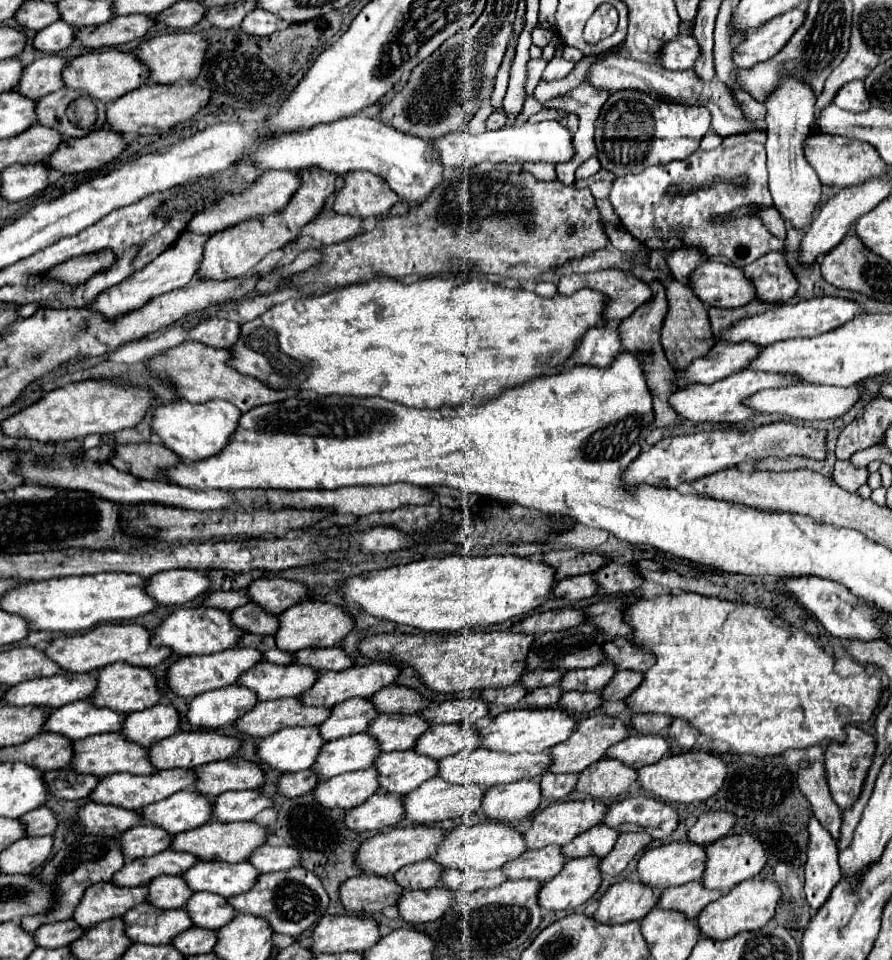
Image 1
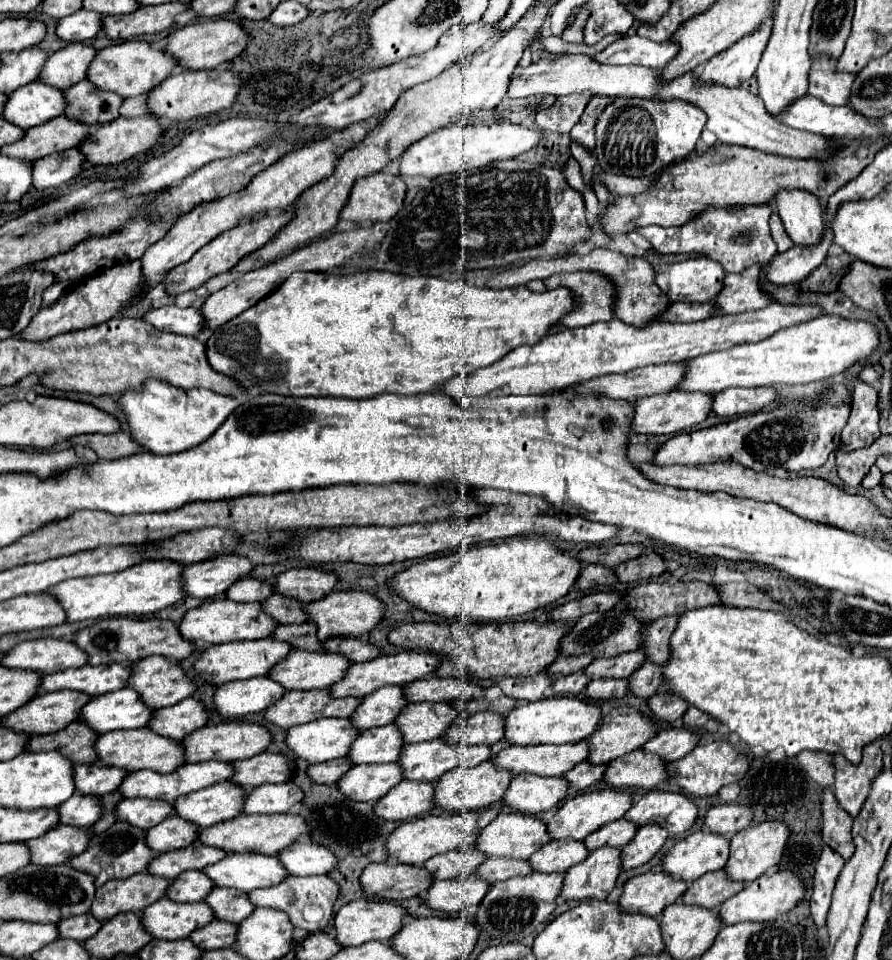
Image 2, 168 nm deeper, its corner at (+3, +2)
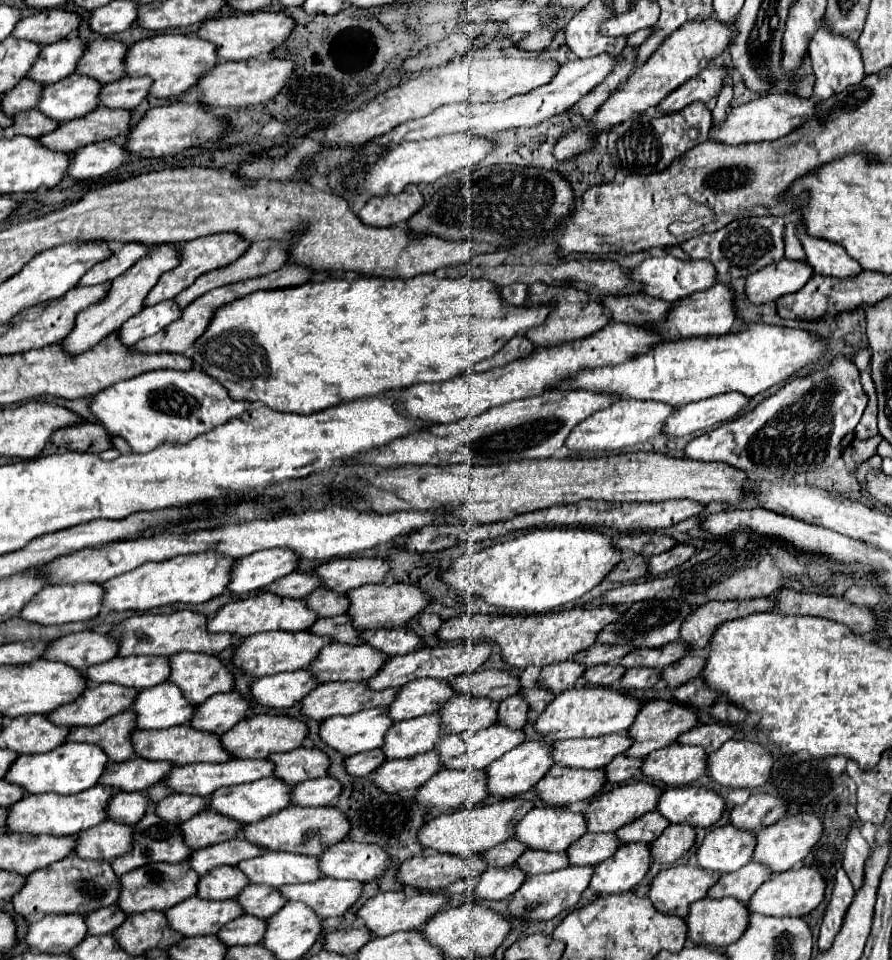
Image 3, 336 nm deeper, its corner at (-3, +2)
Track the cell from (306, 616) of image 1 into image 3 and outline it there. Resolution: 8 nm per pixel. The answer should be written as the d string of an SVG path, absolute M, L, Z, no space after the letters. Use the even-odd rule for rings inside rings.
M392 583L392 585L364 585L350 591L350 609L348 615L352 617L354 625L360 631L366 629L388 629L388 627L400 627L406 625L412 617L416 617L426 605L430 603L430 597L422 591L422 587L410 585L410 583Z

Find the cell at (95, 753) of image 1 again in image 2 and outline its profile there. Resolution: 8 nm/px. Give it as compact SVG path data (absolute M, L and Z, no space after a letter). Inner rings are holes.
M148 727L98 735L94 749L98 753L98 761L102 761L106 767L119 767L129 772L152 769L156 773L172 773L176 767L184 763L184 749L180 747L180 743L152 733Z

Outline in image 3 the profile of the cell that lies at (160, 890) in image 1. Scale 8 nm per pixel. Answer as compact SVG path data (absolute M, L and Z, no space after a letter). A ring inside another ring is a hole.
M218 867L200 877L198 897L202 899L234 899L250 881L238 867Z

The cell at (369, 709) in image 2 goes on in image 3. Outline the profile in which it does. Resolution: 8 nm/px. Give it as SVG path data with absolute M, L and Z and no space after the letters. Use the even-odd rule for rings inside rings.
M416 679L400 689L390 705L390 717L404 721L428 713L438 713L442 705L458 693L444 679Z

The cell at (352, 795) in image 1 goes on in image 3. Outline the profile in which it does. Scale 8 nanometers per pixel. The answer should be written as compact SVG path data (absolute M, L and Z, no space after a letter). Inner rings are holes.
M438 751L420 753L408 759L386 761L372 773L374 783L386 793L398 793L404 789L420 789L432 775L442 771Z

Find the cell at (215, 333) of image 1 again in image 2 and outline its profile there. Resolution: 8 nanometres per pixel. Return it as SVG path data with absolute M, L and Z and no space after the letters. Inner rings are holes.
M168 305L146 313L144 319L160 331L170 331L170 333L190 335L190 337L198 337L206 329L204 315L194 307L180 309L176 305Z

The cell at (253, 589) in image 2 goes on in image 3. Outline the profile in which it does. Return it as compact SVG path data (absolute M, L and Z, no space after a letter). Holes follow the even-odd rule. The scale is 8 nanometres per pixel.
M294 571L288 577L278 579L276 583L272 583L270 587L266 587L268 591L282 595L282 597L294 597L294 599L302 599L308 597L314 589L318 589L322 585L322 579L316 577L314 573L300 573Z

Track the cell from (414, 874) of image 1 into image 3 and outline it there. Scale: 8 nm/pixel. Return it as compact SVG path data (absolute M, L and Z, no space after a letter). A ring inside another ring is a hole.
M509 839L505 843L497 845L484 852L482 856L488 867L505 867L513 865L518 857L528 849L523 843L518 843L518 839Z

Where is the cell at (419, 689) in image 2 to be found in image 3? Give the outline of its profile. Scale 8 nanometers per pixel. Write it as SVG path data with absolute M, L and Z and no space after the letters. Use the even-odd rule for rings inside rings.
M488 669L476 671L472 675L460 675L450 679L450 685L458 693L466 693L472 697L488 697L494 701L504 701L506 697L520 691L520 679L504 669Z

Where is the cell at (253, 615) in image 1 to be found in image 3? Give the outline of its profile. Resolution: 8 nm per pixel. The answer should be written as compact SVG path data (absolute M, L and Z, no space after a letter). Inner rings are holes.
M320 587L314 593L306 597L308 607L314 609L320 617L334 617L334 615L344 615L350 607L348 595L338 595L332 589Z

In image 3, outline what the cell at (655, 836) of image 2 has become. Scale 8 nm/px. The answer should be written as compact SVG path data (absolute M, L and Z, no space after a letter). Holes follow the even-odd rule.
M670 825L654 843L654 863L674 863L680 859L696 841L696 829L692 825Z

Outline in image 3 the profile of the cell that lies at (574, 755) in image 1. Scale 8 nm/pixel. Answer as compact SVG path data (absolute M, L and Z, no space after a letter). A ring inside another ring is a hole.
M656 699L656 701L648 701L642 711L638 713L634 725L628 729L630 737L634 739L634 745L626 751L628 757L646 757L648 753L668 747L672 743L678 741L678 737L686 731L690 731L692 727L698 725L698 715L696 711L692 711L690 707L676 703L676 701L666 701L666 699Z

